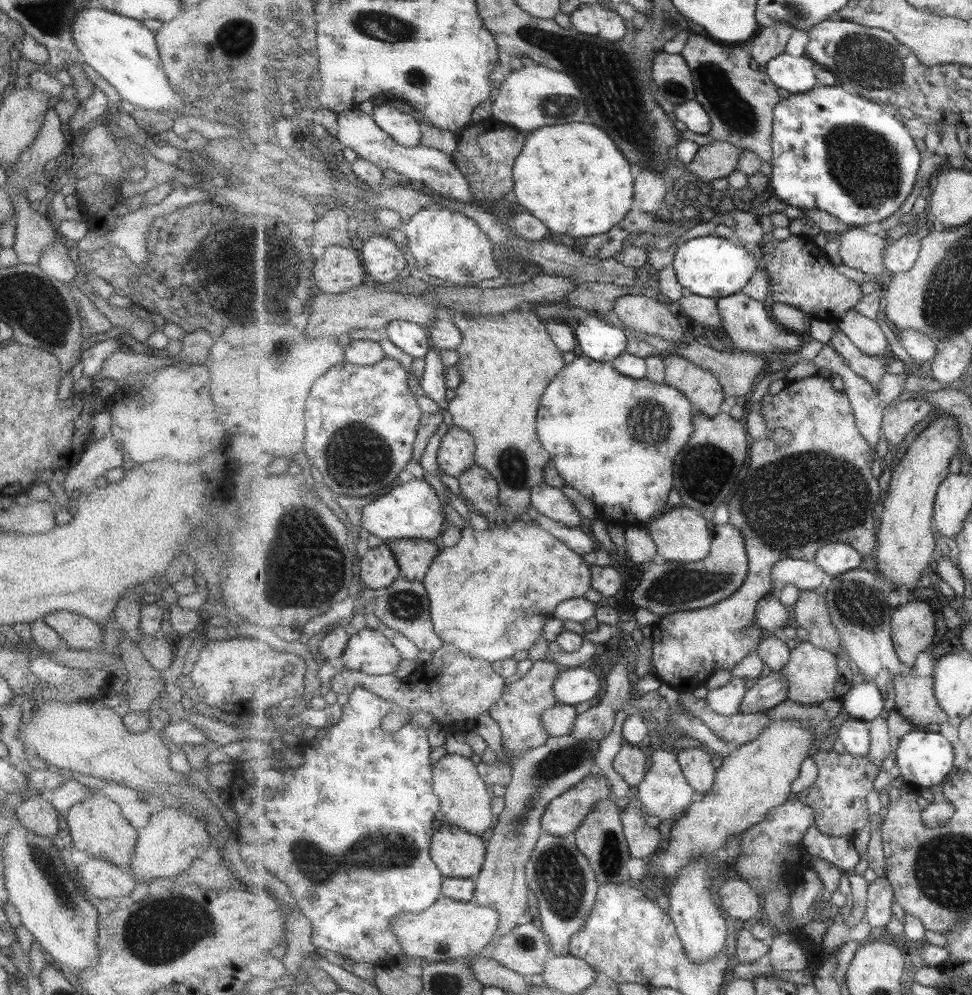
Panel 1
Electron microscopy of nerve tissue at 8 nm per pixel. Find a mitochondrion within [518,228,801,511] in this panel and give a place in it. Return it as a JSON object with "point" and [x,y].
{"point":[703,468]}

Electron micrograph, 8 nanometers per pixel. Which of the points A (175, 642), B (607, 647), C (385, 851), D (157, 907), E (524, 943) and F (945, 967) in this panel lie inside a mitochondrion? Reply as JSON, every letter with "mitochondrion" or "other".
{"A":"other","B":"other","C":"mitochondrion","D":"mitochondrion","E":"mitochondrion","F":"other"}

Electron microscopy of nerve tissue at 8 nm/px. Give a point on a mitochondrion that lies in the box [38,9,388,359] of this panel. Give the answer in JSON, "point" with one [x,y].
{"point":[236,34]}

